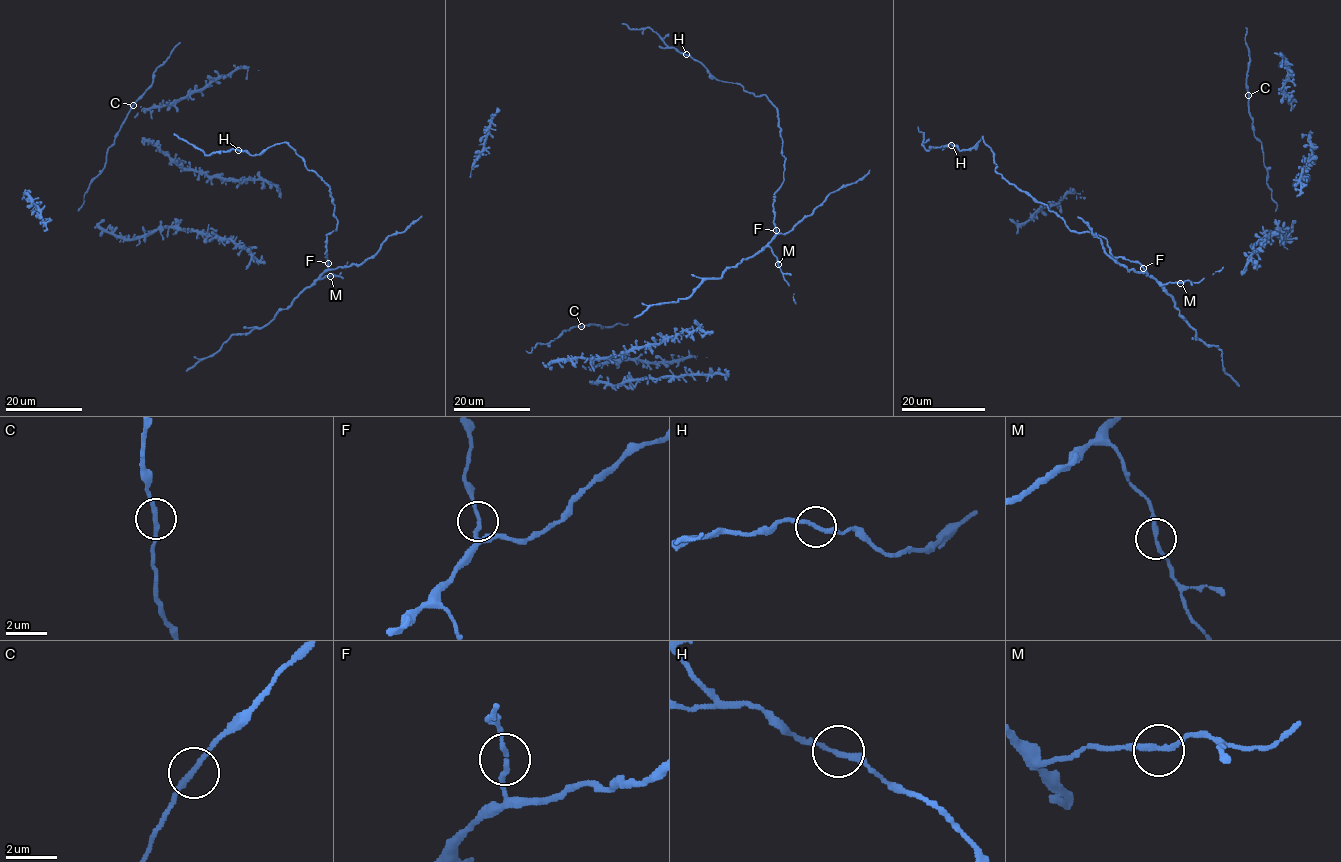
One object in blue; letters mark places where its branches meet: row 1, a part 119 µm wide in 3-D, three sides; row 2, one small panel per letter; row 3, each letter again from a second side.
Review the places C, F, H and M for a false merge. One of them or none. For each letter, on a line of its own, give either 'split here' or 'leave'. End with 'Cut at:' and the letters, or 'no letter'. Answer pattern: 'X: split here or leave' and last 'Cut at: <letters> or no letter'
C: leave
F: leave
H: leave
M: leave
Cut at: no letter

